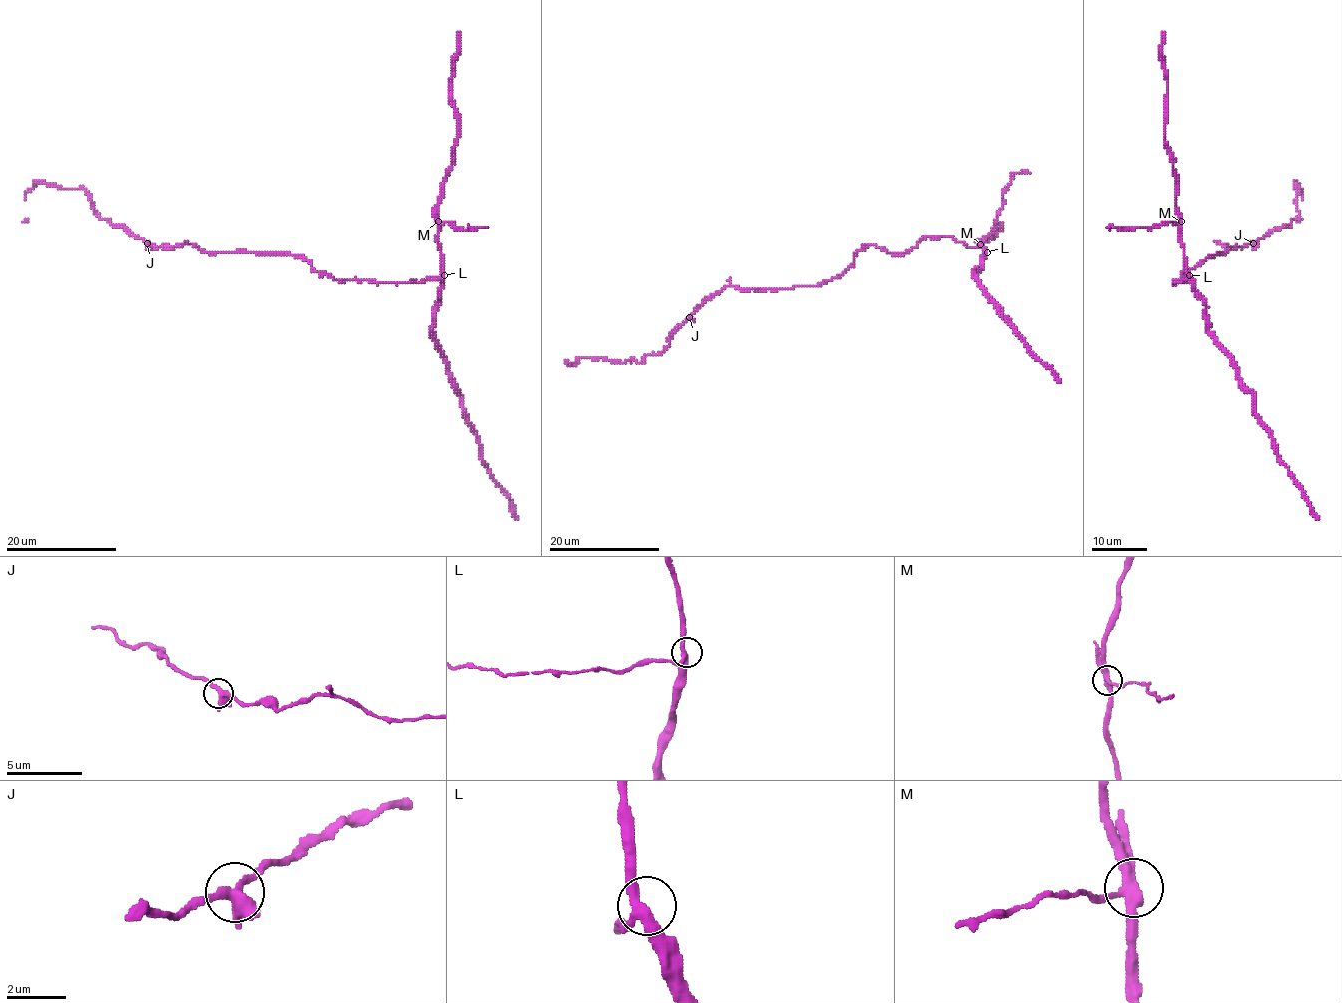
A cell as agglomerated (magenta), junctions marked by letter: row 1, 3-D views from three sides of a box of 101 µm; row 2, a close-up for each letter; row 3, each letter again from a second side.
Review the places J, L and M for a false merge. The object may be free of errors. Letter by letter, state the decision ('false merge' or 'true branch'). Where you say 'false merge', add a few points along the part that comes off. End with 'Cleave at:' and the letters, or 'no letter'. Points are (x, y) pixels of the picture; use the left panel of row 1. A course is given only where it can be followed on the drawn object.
J: true branch
L: true branch
M: false merge | (437, 221), (452, 222), (461, 229), (488, 227)
Cleave at: M

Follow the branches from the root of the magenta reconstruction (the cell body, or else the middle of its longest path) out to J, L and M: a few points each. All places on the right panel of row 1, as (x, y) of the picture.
J: (1182, 278), (1208, 257), (1226, 253), (1223, 245), (1235, 249), (1253, 243)
L: (1182, 278), (1191, 280), (1172, 282), (1180, 282), (1189, 275)
M: (1182, 278), (1191, 280), (1172, 282), (1186, 278), (1180, 221)

